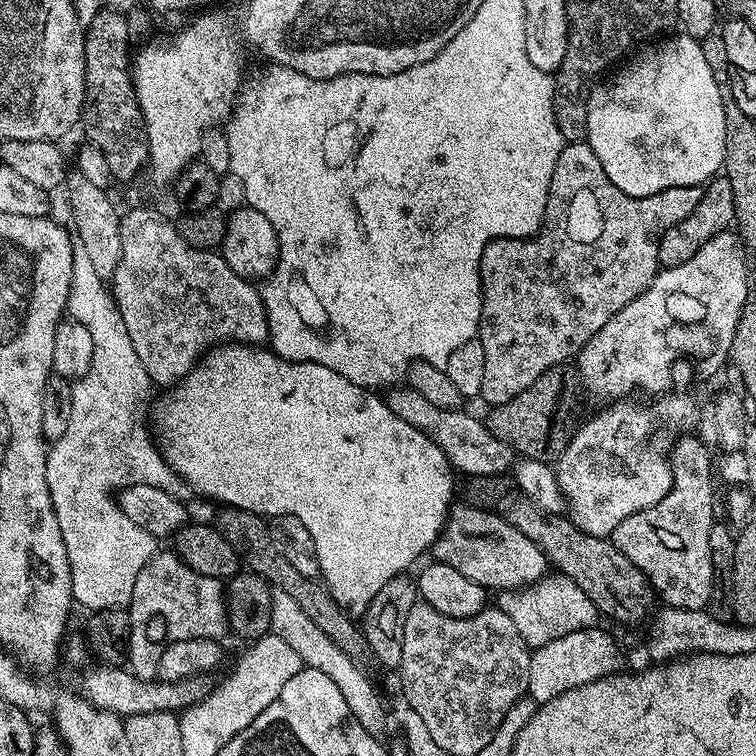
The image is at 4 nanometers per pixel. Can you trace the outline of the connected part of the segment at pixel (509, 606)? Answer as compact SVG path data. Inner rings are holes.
M559 574L545 575L535 586L523 590L504 590L497 596L500 597L494 600L495 607L502 609L510 622L518 626L518 634L522 634L532 650L546 646L546 642L554 642L554 638L562 638L562 634L574 634L574 630L595 628L598 624L596 603L588 597L586 590Z

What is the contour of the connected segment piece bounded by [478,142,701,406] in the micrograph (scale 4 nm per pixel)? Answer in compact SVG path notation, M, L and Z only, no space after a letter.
M586 142L565 143L562 154L558 154L558 166L554 166L554 178L550 182L548 205L544 222L540 225L540 231L534 236L529 236L527 240L491 240L486 246L486 250L482 250L480 285L484 301L480 311L478 338L482 342L482 350L486 350L486 371L482 377L482 390L479 399L485 400L488 406L510 402L510 398L518 398L518 394L522 394L522 390L526 390L526 386L530 386L542 374L546 374L546 370L559 364L567 364L579 354L586 346L586 342L590 342L590 338L594 338L594 334L598 334L598 330L602 330L602 326L606 326L606 322L610 322L610 318L614 318L614 314L618 314L618 310L622 310L622 306L630 306L630 302L634 302L634 298L638 298L638 294L642 294L652 285L652 279L655 278L657 272L661 271L658 246L662 242L662 234L666 234L666 230L670 230L670 226L674 226L679 220L686 218L686 214L690 214L690 210L694 210L694 206L698 206L700 193L701 189L697 186L674 186L670 190L662 190L658 194L631 196L618 190L618 186L614 186L614 182L610 182L610 178L606 178L606 170L602 170L602 162L598 162L598 154L594 154L590 145Z

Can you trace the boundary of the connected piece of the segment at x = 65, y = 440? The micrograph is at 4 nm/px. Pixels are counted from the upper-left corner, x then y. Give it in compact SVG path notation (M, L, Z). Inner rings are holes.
M122 332L122 346L118 346L118 378L110 378L110 362L100 362L104 370L96 376L100 378L80 377L72 384L70 398L70 422L66 434L58 438L49 447L46 462L46 478L52 491L52 505L58 518L58 530L62 530L62 542L66 546L66 554L72 575L72 599L92 612L100 612L103 608L123 609L134 594L134 582L138 582L138 574L142 574L142 566L152 561L158 551L158 540L146 530L136 526L118 506L111 504L102 496L103 488L121 490L132 484L154 486L158 490L171 494L179 493L182 481L168 463L164 461L164 453L160 451L150 427L150 404L148 408L148 388L150 381L138 354L134 351L134 342L130 342L130 334ZM73 480L80 484L77 492L67 492L64 483Z

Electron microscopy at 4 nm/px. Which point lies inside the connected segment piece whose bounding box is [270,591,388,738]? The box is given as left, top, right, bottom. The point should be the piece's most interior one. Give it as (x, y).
(315, 650)

